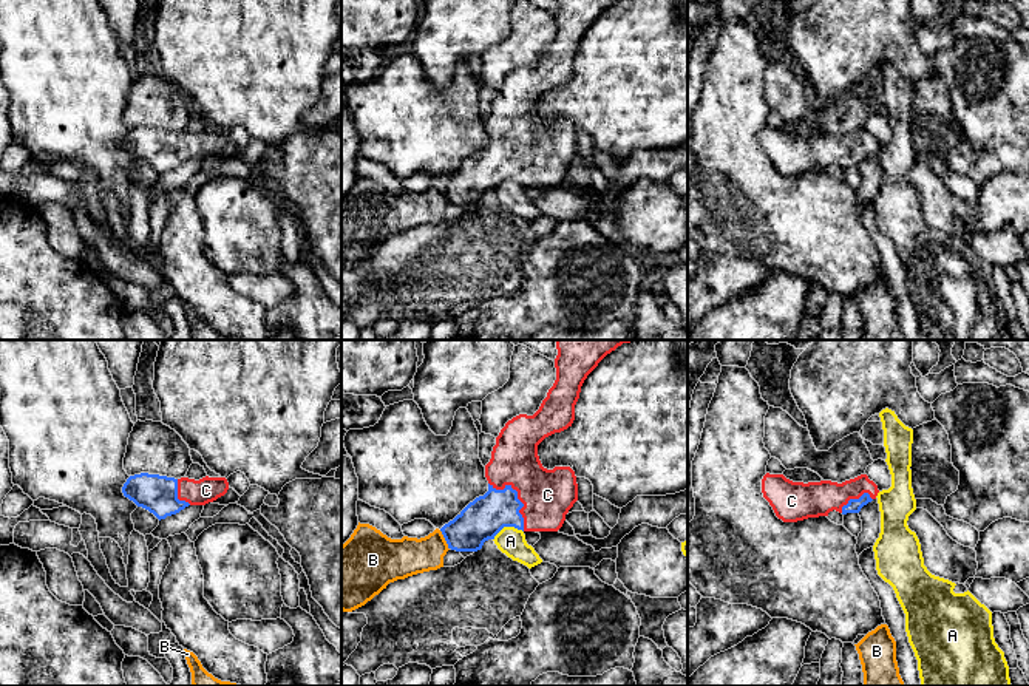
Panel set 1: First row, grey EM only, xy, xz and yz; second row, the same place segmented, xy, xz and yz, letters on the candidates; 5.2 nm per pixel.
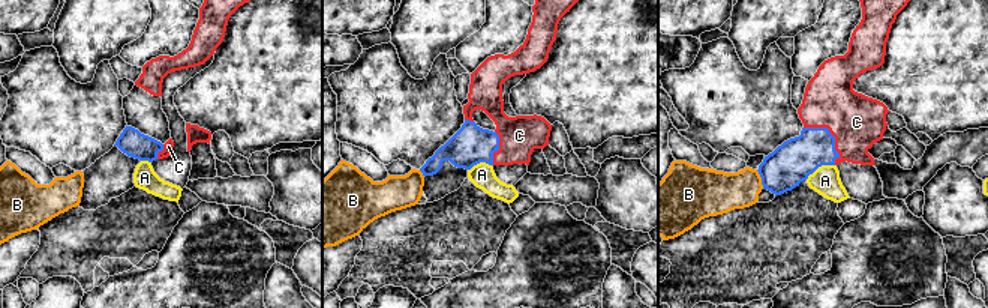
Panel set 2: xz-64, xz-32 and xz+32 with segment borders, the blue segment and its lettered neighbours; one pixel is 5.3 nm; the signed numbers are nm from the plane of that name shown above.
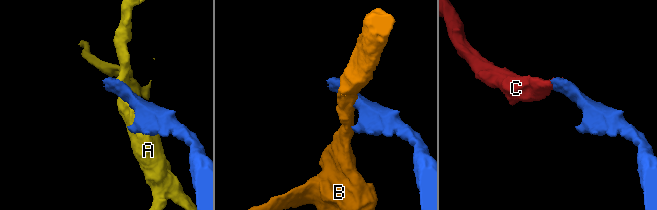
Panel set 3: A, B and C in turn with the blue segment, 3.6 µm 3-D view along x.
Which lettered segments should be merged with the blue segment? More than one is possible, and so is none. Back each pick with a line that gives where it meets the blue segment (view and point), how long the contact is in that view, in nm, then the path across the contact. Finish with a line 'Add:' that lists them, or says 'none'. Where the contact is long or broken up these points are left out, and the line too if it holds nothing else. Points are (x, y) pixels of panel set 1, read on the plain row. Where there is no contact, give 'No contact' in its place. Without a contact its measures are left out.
C: Touches blue at xz (516, 152). Shared border 320 nm. Path across: xz (485, 170), (516, 152), (543, 152), (547, 149)
Add: C

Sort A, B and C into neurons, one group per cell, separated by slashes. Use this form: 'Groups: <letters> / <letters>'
Groups: A / B / C

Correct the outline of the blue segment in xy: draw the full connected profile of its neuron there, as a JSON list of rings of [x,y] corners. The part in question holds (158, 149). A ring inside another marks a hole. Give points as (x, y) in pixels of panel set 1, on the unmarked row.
[[[141,127],[130,130],[122,141],[125,151],[153,167],[159,175],[176,168],[188,159],[205,159],[229,144],[226,131],[167,131]]]

